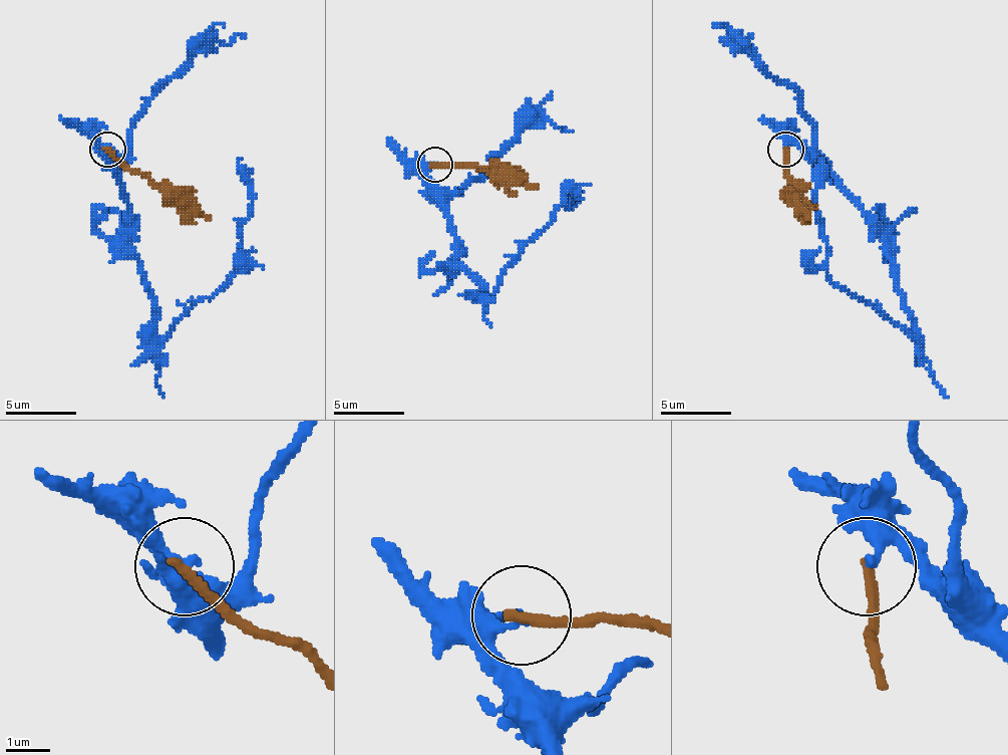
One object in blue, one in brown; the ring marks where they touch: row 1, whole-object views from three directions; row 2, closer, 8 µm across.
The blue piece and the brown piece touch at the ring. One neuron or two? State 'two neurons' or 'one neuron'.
two neurons

